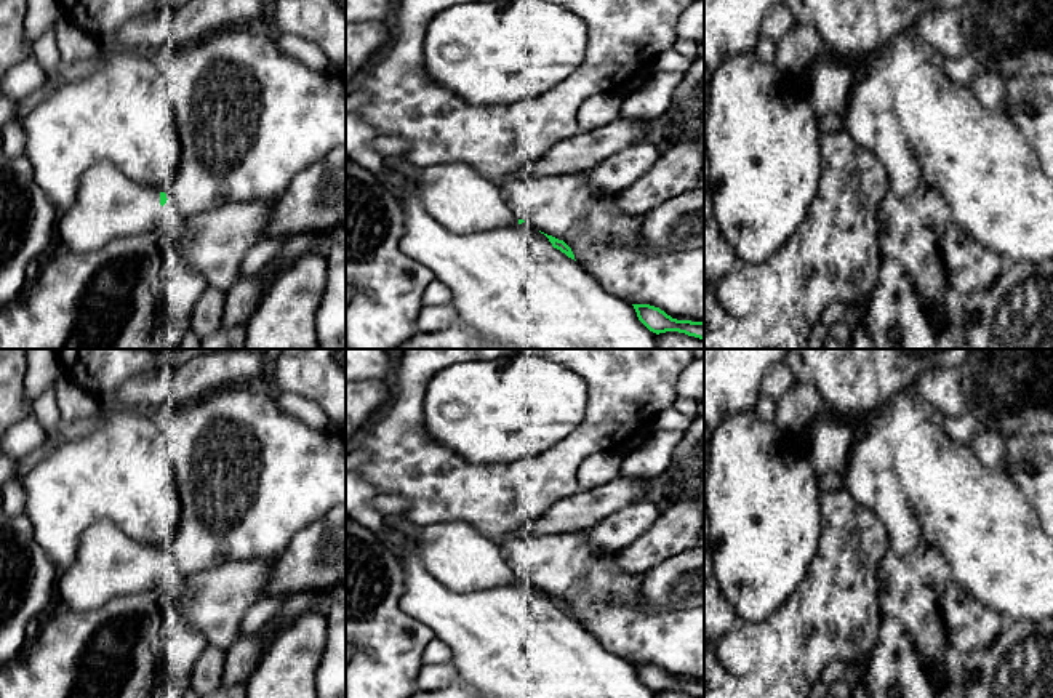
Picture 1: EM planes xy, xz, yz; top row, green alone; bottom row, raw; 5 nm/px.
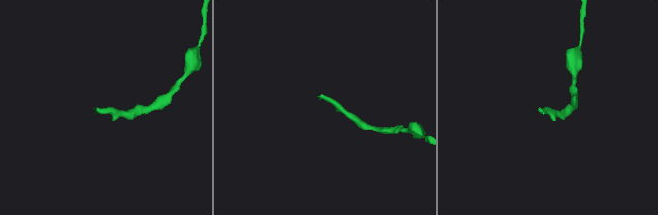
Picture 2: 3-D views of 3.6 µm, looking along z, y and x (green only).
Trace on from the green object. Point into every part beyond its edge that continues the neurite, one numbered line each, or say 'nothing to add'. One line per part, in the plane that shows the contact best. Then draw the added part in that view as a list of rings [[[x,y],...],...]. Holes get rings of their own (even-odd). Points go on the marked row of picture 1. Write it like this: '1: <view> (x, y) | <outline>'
1: xy (109, 205) | [[[98,163],[83,173],[74,205],[59,210],[56,240],[72,251],[98,250],[114,239],[157,229],[160,208],[160,191]]]

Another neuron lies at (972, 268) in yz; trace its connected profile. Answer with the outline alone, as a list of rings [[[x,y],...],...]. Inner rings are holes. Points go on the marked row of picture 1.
[[[952,221],[938,234],[938,239],[949,287],[963,298],[992,287],[1007,267],[995,251],[975,242]]]

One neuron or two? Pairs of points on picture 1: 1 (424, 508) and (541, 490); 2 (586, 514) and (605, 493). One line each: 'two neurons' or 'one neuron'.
1: one neuron
2: one neuron

